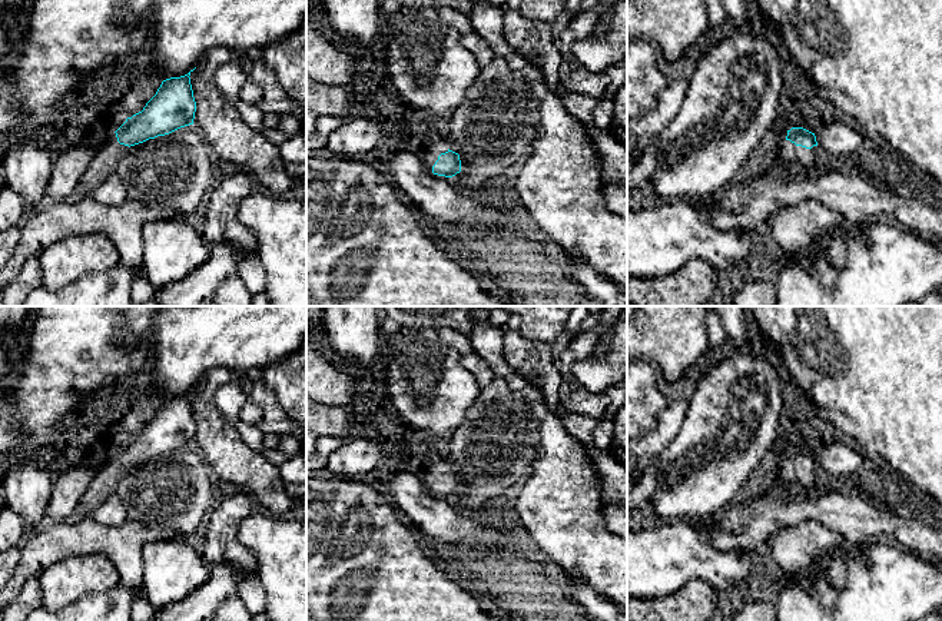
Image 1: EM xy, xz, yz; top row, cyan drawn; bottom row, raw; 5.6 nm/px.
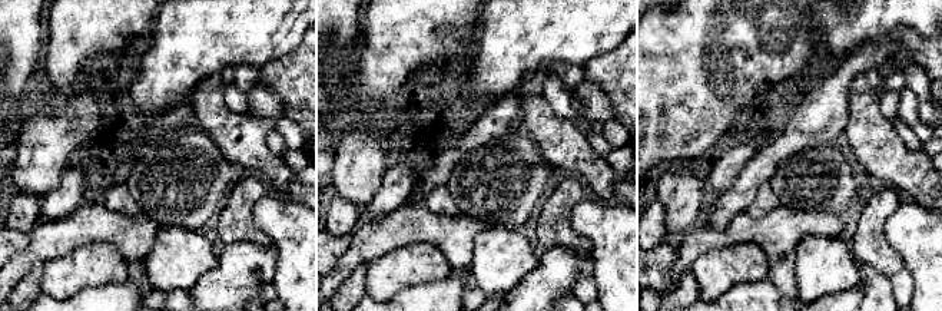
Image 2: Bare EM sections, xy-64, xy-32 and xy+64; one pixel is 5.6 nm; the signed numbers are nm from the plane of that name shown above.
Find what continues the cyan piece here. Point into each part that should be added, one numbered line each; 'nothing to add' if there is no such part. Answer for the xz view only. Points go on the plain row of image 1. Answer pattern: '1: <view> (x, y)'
1: xz (430, 471)

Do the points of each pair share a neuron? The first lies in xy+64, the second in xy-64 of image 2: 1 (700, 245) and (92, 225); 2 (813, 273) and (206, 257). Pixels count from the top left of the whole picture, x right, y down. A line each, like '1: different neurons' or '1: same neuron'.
1: same neuron
2: same neuron

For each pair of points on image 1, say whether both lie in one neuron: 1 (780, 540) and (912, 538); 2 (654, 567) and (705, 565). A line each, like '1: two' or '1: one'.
1: two
2: one

